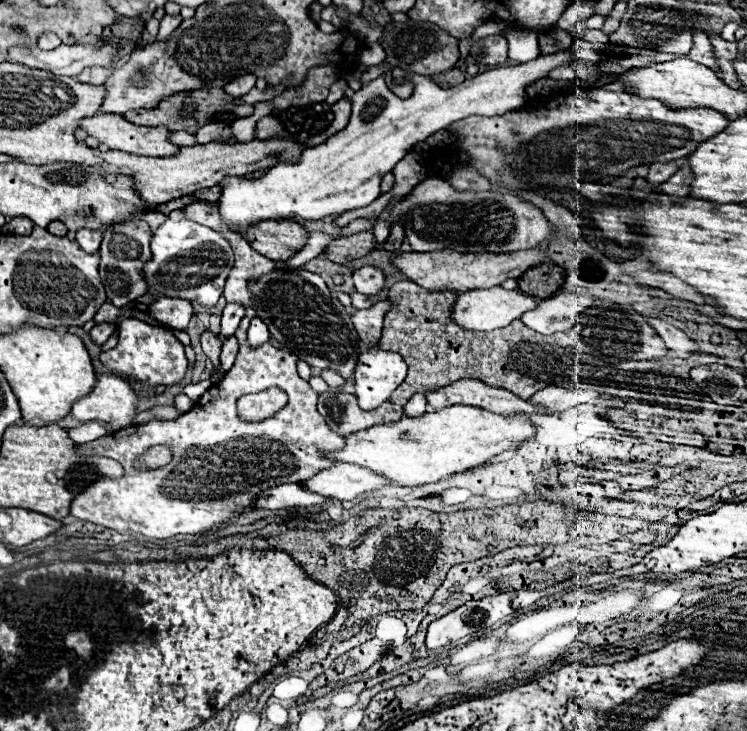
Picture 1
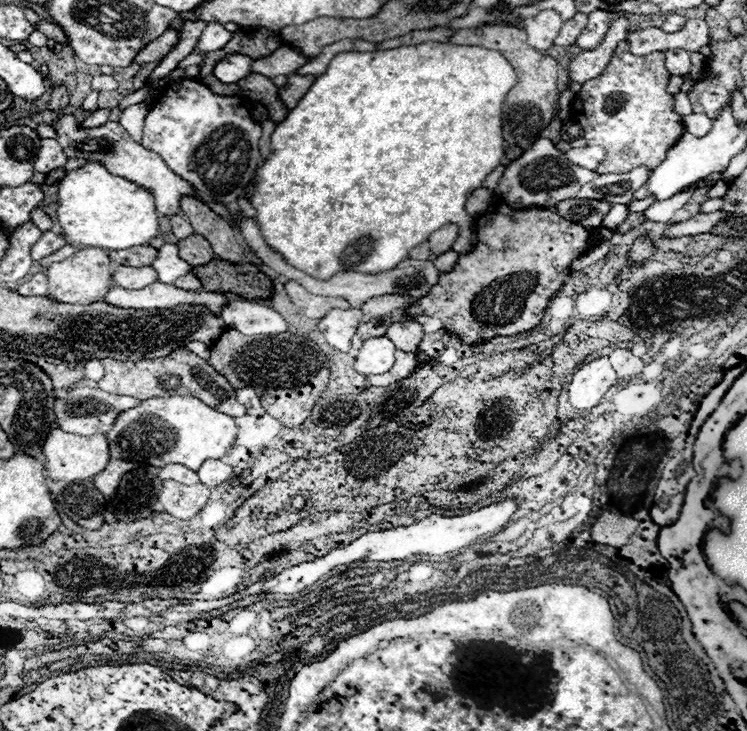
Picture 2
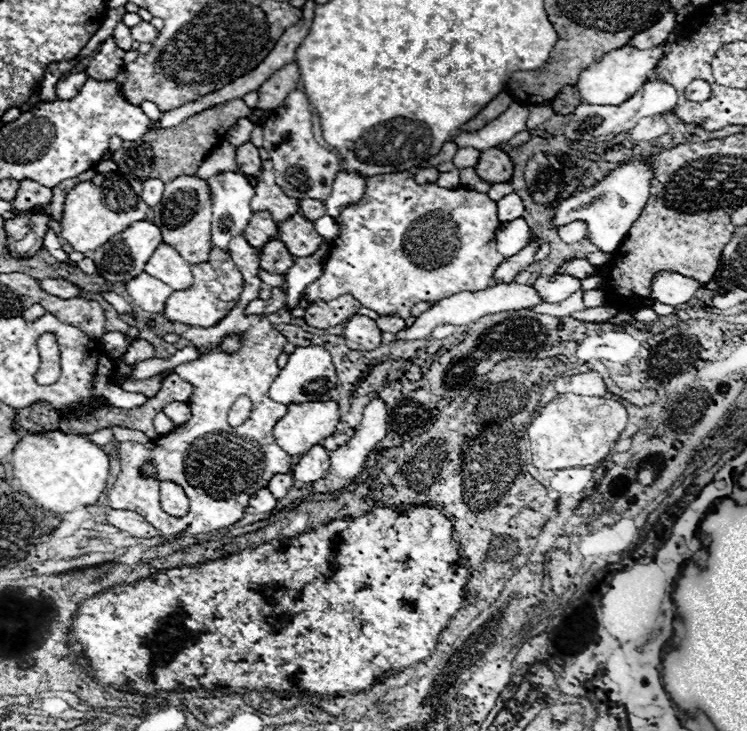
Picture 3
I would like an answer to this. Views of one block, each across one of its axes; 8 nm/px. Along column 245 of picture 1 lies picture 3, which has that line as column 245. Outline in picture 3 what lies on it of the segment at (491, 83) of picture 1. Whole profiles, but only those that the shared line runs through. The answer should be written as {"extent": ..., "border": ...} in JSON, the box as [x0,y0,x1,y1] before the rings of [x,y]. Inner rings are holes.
{"extent":[208,172,254,252],"border":[[[222,172],[208,180],[210,194],[212,194],[212,244],[222,252],[228,252],[228,242],[232,236],[244,232],[246,224],[252,218],[250,200],[254,198],[254,188],[240,172]]]}

